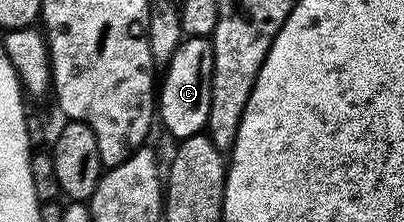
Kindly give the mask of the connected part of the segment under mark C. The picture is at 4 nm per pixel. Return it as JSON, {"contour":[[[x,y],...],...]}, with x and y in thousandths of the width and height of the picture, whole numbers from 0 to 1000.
{"contour":[[[460,167],[448,212],[423,252],[418,293],[406,302],[408,356],[396,356],[394,419],[384,441],[384,495],[394,550],[408,563],[428,631],[470,622],[500,599],[517,563],[522,505],[522,396],[527,392],[527,293],[532,234],[517,171]]]}

